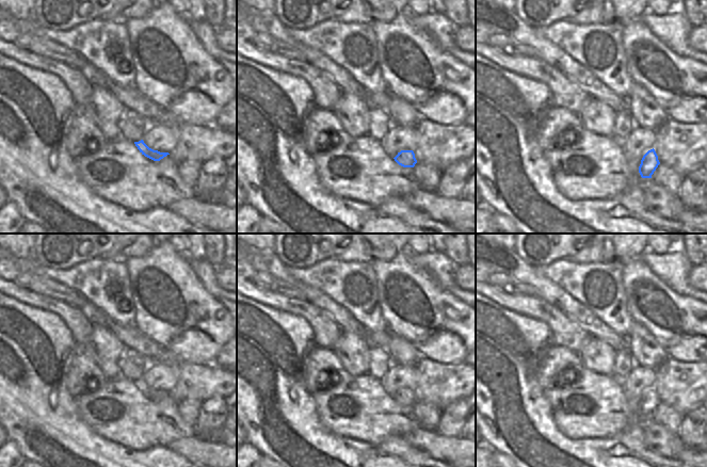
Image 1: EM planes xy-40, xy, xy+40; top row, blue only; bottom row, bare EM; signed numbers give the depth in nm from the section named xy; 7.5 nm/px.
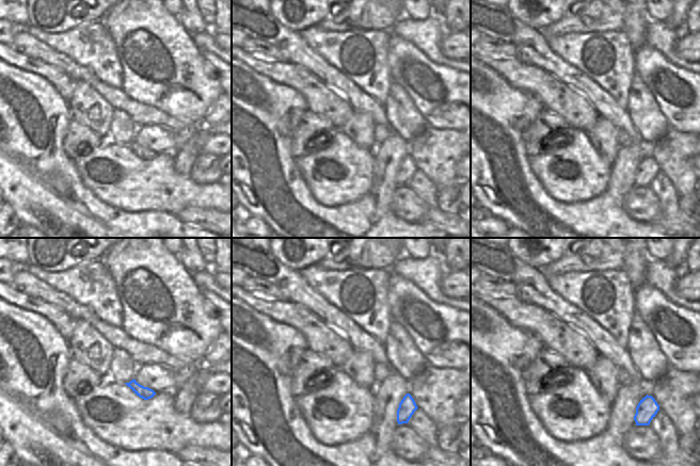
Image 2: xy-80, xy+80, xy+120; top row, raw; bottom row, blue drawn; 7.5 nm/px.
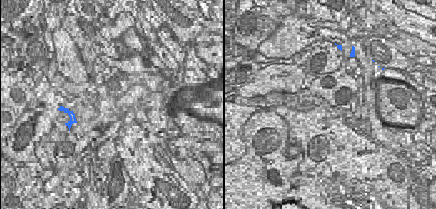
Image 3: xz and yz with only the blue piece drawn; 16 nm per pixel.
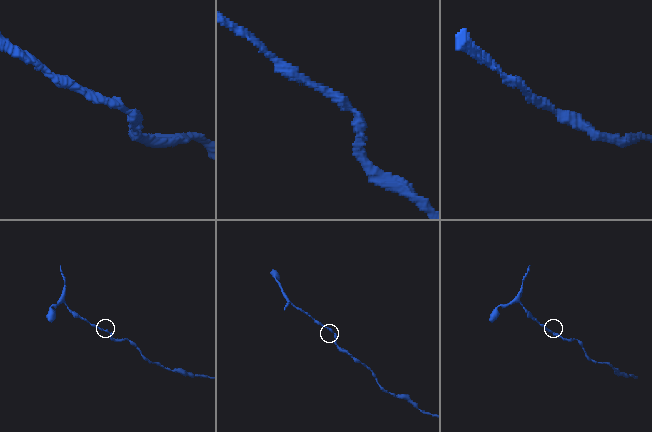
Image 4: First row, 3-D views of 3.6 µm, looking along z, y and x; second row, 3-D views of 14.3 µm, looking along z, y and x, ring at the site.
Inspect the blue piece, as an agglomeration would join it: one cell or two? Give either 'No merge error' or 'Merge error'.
No merge error

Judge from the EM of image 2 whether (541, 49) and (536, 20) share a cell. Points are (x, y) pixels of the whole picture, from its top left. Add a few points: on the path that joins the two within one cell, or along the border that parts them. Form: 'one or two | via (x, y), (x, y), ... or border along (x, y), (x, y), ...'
two | border along (515, 17), (541, 31)

